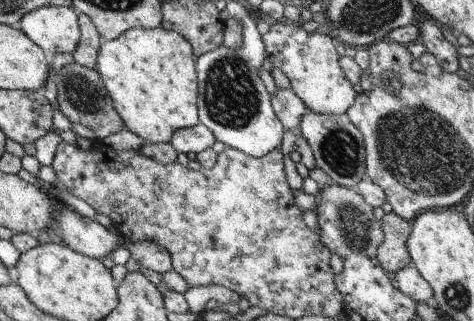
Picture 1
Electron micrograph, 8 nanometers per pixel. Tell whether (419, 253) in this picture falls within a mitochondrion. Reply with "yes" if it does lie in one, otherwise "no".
no

